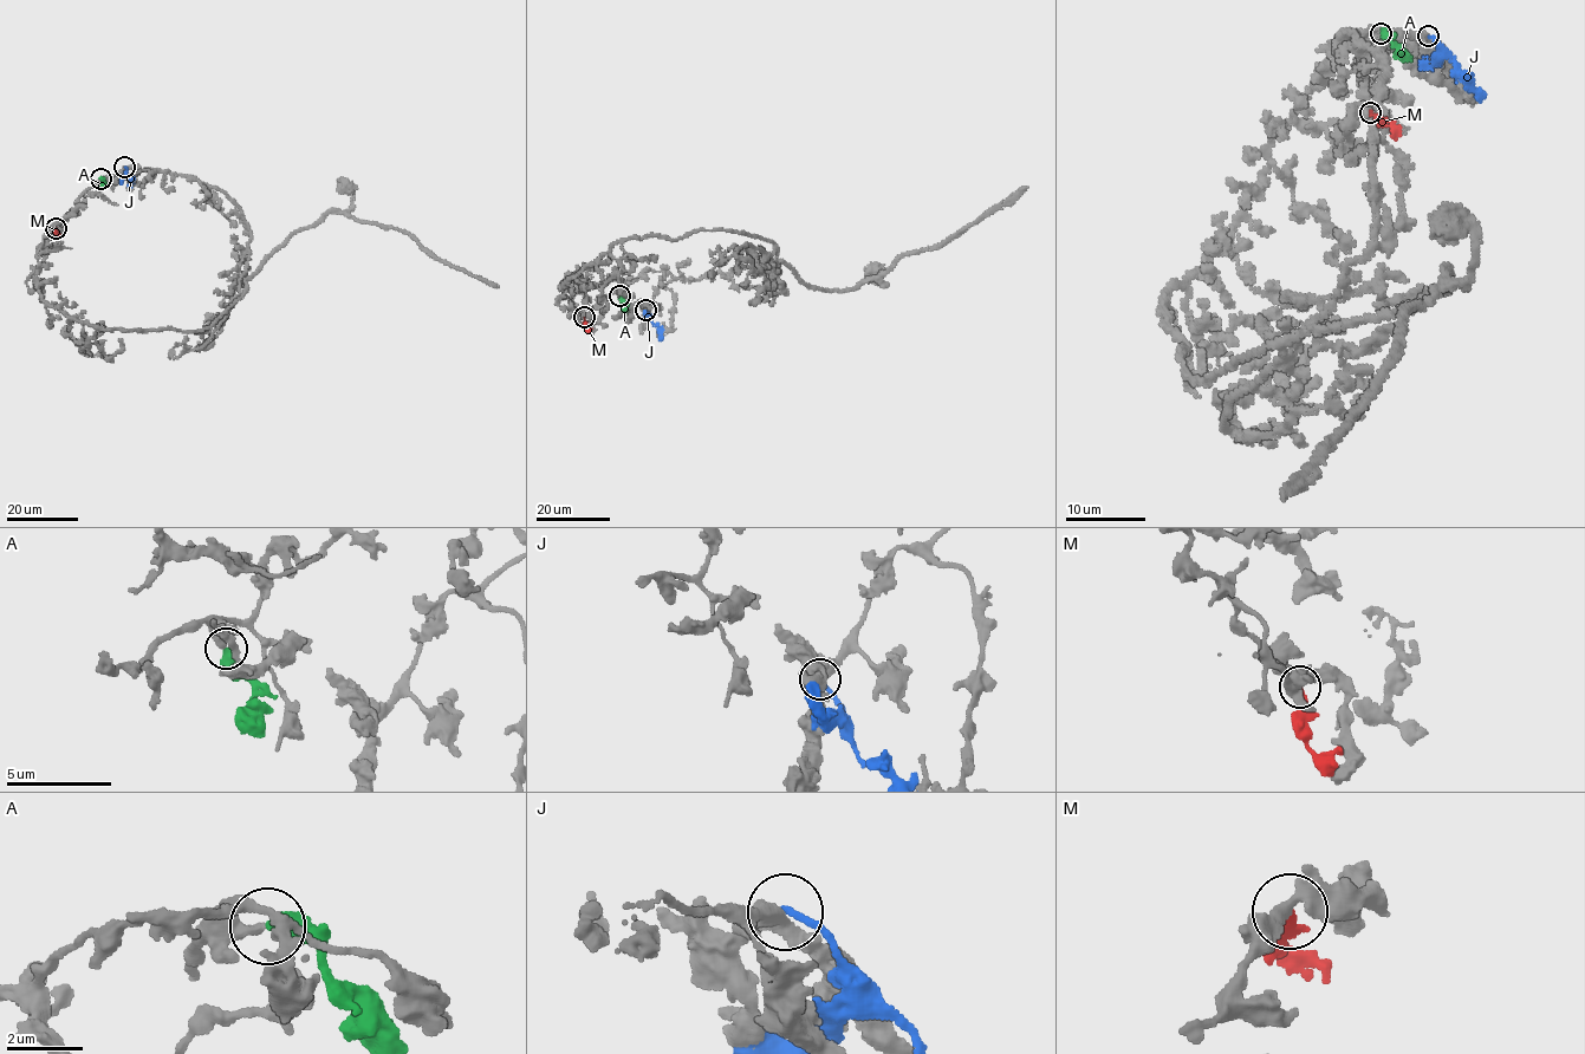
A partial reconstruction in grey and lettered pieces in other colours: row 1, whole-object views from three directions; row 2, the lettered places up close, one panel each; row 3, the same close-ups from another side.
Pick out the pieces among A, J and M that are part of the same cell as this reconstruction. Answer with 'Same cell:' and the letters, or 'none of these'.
Same cell: none of these

